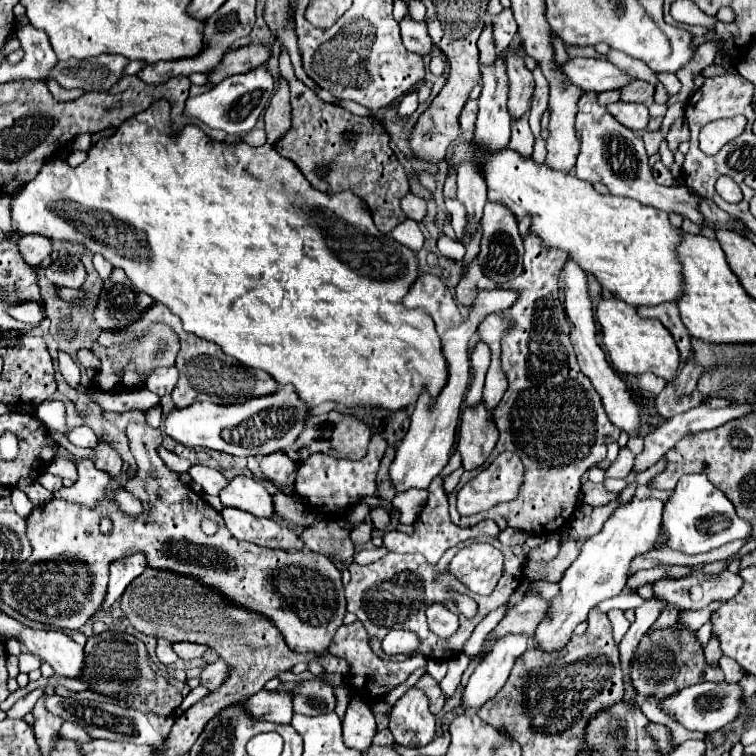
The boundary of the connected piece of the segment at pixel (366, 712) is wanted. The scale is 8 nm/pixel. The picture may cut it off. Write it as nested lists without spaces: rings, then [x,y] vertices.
[[[352,696],[344,716],[344,744],[360,752],[368,750],[376,734],[376,720],[370,704],[362,696]]]

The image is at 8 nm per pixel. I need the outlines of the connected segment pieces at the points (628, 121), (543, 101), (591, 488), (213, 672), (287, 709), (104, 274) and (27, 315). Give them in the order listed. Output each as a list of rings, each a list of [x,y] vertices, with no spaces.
[[[616,102],[606,106],[608,112],[626,128],[638,132],[644,130],[648,124],[648,110],[642,104],[628,104],[628,102]]]
[[[538,65],[532,74],[534,74],[534,80],[536,80],[536,88],[534,88],[534,96],[532,96],[532,102],[530,102],[530,128],[532,128],[532,132],[538,140],[540,138],[540,116],[548,110],[548,82],[542,76]]]
[[[590,480],[582,482],[582,502],[586,500],[586,504],[590,504],[590,506],[602,506],[616,498],[618,498],[618,494],[608,492],[604,484],[592,484]]]
[[[218,658],[216,662],[208,664],[208,666],[202,670],[202,674],[200,674],[202,686],[206,686],[206,688],[210,688],[210,690],[216,690],[220,684],[224,684],[224,680],[228,678],[228,672],[230,672],[230,666],[228,666],[222,658]]]
[[[260,690],[248,702],[244,704],[244,710],[254,720],[266,720],[276,724],[290,724],[292,718],[292,704],[290,704],[290,692],[286,690]]]
[[[100,253],[95,254],[93,256],[93,264],[99,273],[100,278],[102,278],[103,281],[108,279],[108,276],[110,276],[112,272],[113,266],[103,257],[103,255]]]
[[[30,300],[8,308],[8,314],[24,324],[36,324],[36,322],[42,322],[42,318],[44,318],[42,306],[38,302],[30,302]]]

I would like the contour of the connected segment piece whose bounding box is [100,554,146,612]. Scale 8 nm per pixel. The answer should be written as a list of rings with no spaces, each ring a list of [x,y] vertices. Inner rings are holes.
[[[142,554],[114,560],[110,564],[108,592],[106,592],[106,598],[100,606],[100,612],[106,612],[124,594],[126,586],[144,572],[144,568],[146,568],[146,558],[142,558]]]

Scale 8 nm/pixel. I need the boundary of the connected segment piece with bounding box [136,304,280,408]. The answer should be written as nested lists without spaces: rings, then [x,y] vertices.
[[[154,304],[142,316],[142,320],[136,322],[136,334],[150,328],[154,322],[164,322],[180,338],[180,352],[176,356],[176,368],[178,368],[180,376],[178,376],[178,382],[172,390],[172,402],[176,404],[176,408],[186,408],[196,400],[210,400],[214,404],[240,404],[240,402],[246,402],[250,398],[268,396],[268,394],[274,394],[280,390],[280,386],[266,372],[248,368],[248,366],[240,364],[238,360],[226,356],[216,344],[186,332],[182,328],[182,320],[176,314],[172,314],[164,304]]]

